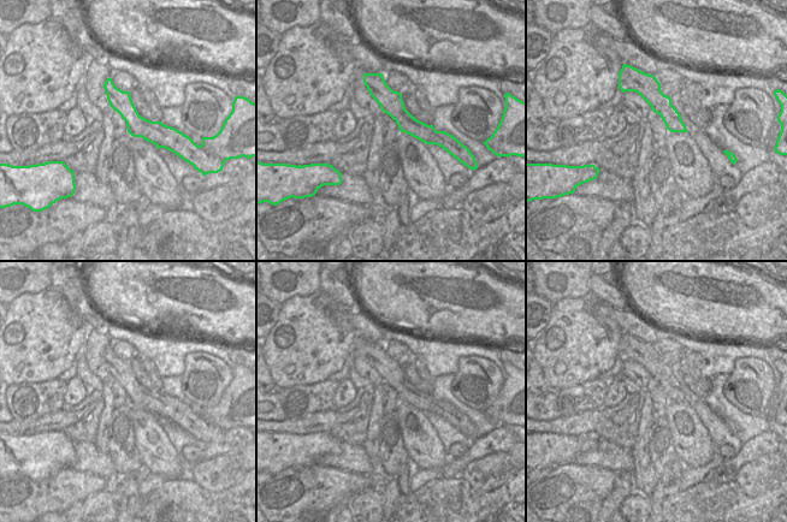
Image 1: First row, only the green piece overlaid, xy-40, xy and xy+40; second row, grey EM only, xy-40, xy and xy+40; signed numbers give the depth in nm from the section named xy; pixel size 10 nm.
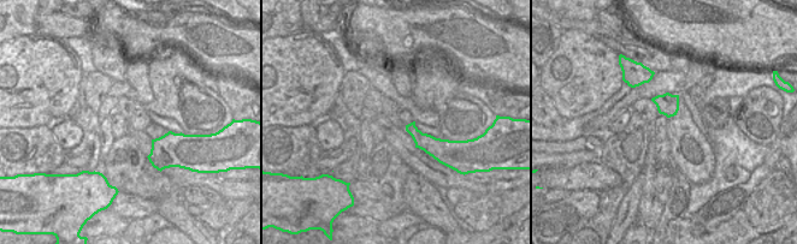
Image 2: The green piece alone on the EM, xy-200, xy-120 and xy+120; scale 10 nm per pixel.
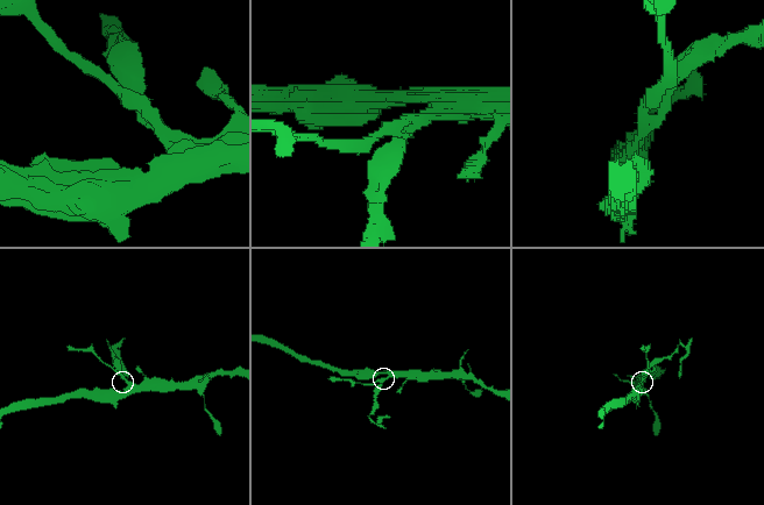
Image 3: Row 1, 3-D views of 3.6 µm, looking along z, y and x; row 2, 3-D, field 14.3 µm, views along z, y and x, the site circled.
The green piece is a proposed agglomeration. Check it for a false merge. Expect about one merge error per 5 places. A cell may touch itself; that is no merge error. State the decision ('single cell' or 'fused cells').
fused cells

